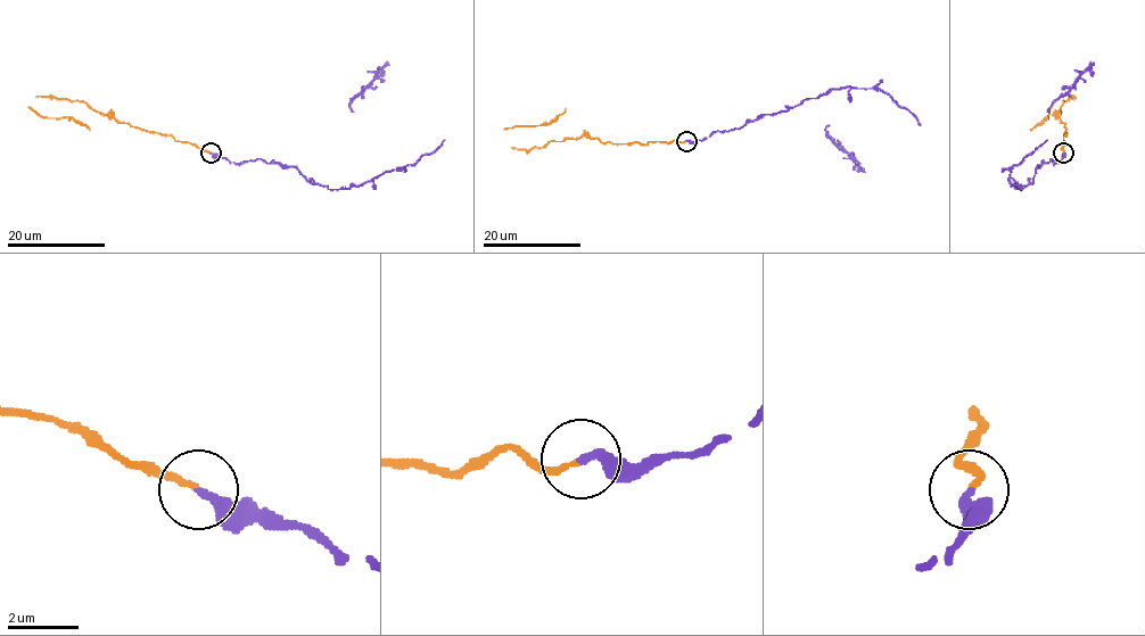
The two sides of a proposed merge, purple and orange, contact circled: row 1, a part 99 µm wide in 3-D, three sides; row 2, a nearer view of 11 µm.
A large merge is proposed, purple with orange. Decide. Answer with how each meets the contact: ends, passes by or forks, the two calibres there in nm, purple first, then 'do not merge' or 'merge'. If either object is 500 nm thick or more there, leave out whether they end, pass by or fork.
purple ends; orange ends; calibres 280 and 160 nm; do not merge

